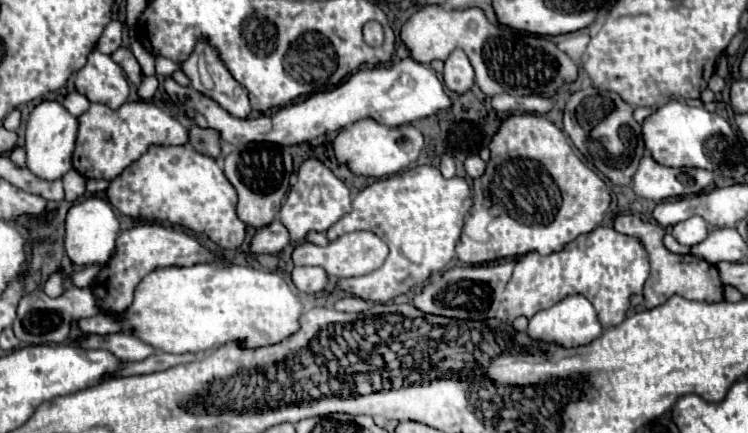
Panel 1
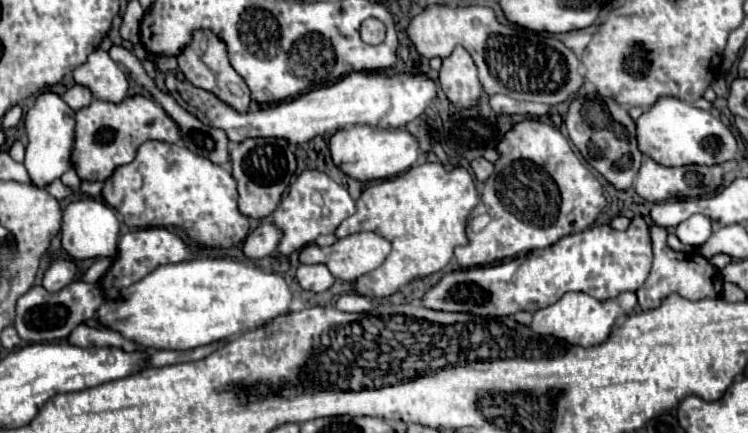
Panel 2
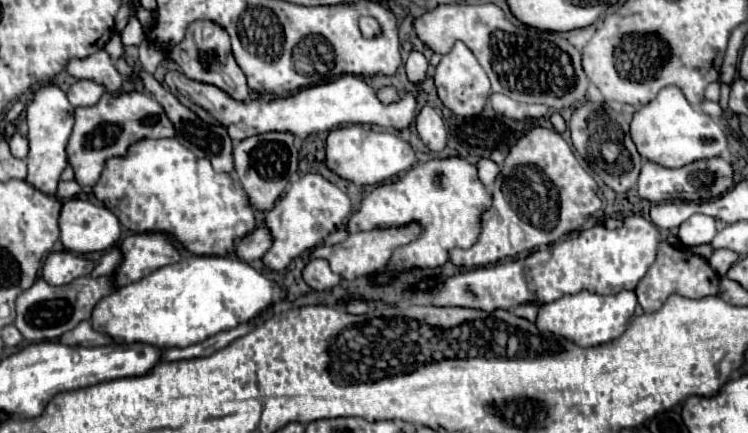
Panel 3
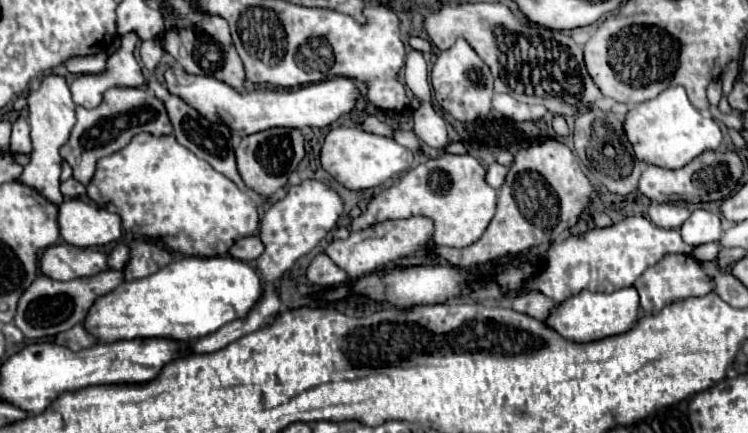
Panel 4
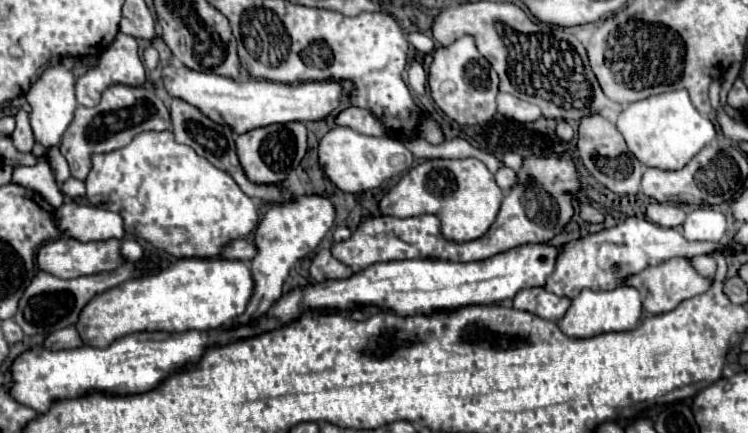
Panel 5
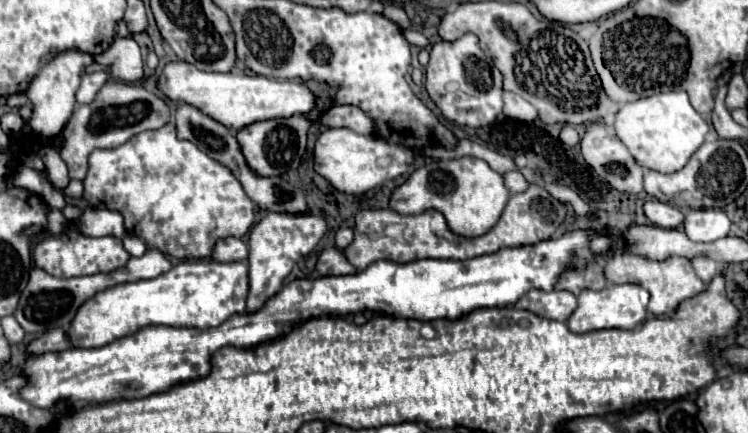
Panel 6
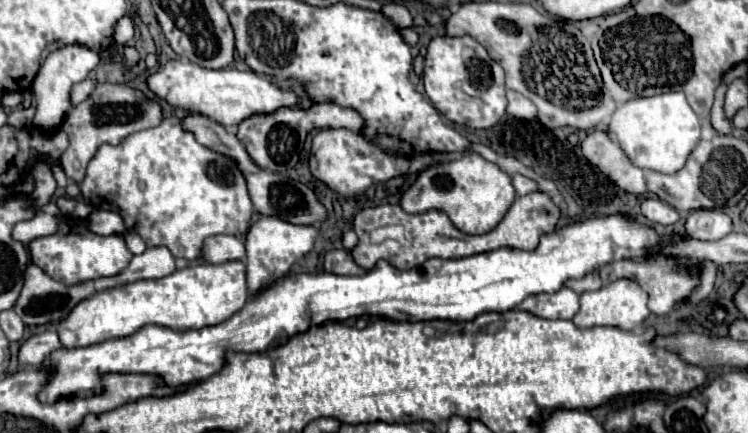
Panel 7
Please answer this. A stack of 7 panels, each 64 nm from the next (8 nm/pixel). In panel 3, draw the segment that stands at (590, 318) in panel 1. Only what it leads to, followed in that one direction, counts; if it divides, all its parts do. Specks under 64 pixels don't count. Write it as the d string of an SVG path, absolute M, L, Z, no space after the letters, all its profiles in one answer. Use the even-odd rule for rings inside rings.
M586 290L578 294L566 294L548 306L540 306L536 316L536 328L540 332L552 332L556 336L564 336L578 346L600 346L614 338L618 338L636 310L636 294L632 290L622 290L612 296L588 294Z

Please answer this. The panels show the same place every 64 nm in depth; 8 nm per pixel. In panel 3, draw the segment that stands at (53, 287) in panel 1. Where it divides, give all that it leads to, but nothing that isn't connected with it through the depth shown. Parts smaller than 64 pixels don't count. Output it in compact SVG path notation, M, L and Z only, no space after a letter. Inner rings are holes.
M54 252L48 256L44 270L42 270L42 278L50 284L50 286L64 286L68 282L72 282L78 276L88 274L88 270L92 270L94 262L86 260L84 256L72 254L72 252Z

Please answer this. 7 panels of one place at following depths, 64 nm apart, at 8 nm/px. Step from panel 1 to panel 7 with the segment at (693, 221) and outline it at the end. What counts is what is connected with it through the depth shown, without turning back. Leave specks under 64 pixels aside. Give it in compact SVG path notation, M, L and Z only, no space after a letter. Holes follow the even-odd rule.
M694 210L686 216L686 234L696 240L720 240L732 234L732 220L722 210Z

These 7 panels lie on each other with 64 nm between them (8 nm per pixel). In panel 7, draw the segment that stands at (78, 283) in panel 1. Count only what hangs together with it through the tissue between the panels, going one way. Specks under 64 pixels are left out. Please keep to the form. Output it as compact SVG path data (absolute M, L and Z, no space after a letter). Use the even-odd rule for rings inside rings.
M126 232L126 234L124 234L124 240L126 240L126 246L128 246L128 250L130 250L132 254L142 254L142 252L146 250L144 240L142 240L136 232Z

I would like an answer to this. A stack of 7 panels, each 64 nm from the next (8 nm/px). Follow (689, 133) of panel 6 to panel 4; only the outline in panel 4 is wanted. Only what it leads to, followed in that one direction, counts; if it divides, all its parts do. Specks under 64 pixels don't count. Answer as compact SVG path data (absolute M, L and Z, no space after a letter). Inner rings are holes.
M682 86L666 88L656 98L630 108L624 122L624 132L628 134L628 140L634 146L636 158L670 170L686 166L696 156L708 150L716 150L724 140L720 126L710 116L702 116L690 104Z

